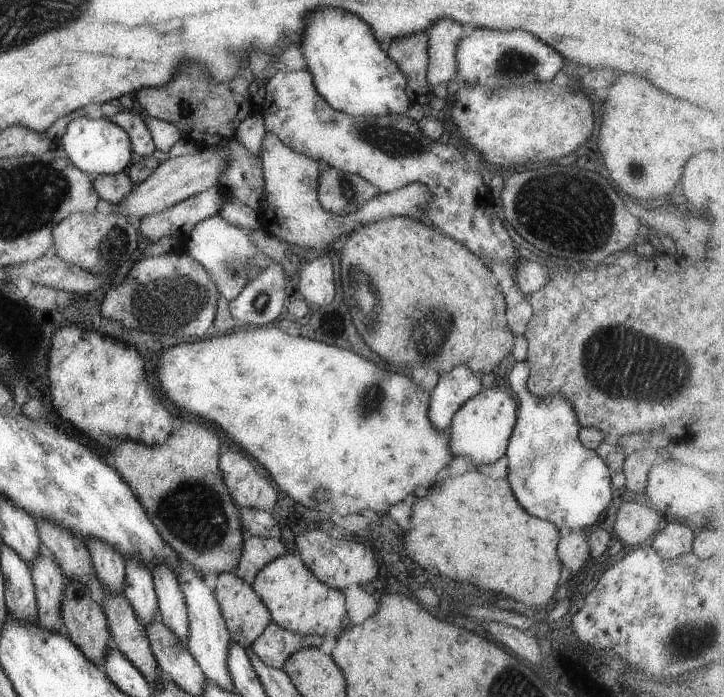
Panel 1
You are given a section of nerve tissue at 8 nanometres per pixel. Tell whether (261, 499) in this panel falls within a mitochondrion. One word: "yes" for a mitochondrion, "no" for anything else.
no

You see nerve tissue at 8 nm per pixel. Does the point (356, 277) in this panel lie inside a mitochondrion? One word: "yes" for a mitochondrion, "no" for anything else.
yes

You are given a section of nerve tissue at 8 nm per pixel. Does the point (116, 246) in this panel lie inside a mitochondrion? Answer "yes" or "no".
yes

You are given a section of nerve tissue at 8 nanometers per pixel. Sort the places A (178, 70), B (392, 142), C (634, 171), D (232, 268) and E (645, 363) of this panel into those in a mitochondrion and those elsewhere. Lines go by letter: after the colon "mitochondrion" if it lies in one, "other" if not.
A: other
B: mitochondrion
C: mitochondrion
D: mitochondrion
E: mitochondrion

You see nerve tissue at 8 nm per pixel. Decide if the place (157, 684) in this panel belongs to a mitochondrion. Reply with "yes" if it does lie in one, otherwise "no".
no

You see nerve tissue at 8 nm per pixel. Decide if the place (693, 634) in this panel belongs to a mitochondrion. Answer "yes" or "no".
yes

